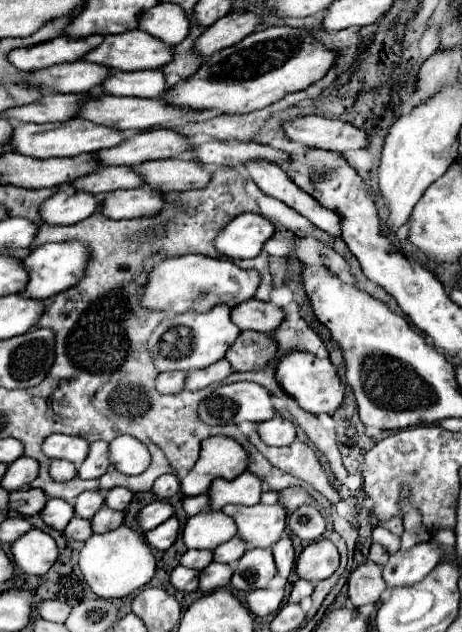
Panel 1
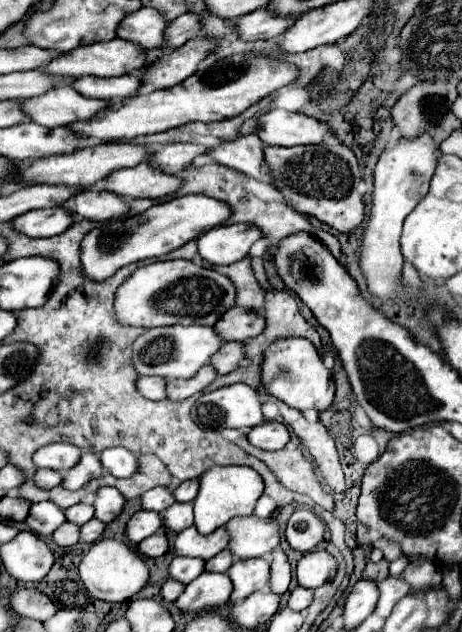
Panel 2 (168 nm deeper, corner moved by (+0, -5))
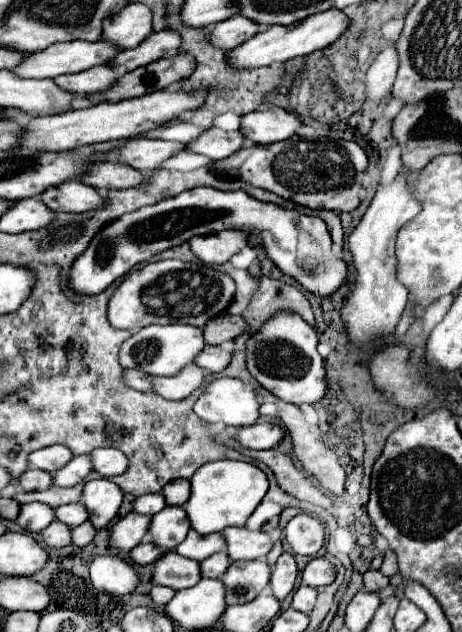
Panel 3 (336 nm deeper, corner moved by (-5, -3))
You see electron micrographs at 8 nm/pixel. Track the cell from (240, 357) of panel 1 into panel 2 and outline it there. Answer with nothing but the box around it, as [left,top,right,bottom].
[210,342,244,374]

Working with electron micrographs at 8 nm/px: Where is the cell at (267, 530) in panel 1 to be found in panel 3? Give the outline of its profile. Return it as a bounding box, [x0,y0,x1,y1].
[223,526,273,562]

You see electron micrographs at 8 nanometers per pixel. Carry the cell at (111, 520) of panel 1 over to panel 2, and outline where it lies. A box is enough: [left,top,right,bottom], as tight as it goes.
[80,518,104,542]

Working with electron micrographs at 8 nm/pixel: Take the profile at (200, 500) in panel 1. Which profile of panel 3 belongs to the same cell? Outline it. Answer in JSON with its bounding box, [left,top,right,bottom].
[149,506,191,550]

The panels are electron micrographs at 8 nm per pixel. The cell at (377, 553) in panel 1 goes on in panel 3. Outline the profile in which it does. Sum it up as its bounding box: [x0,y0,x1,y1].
[363,568,389,592]

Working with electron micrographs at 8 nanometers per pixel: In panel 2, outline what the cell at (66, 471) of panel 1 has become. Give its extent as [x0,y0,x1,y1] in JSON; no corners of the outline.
[34,470,62,490]

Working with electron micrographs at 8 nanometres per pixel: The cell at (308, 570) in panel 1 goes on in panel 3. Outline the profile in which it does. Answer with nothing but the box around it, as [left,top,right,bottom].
[303,556,337,588]

